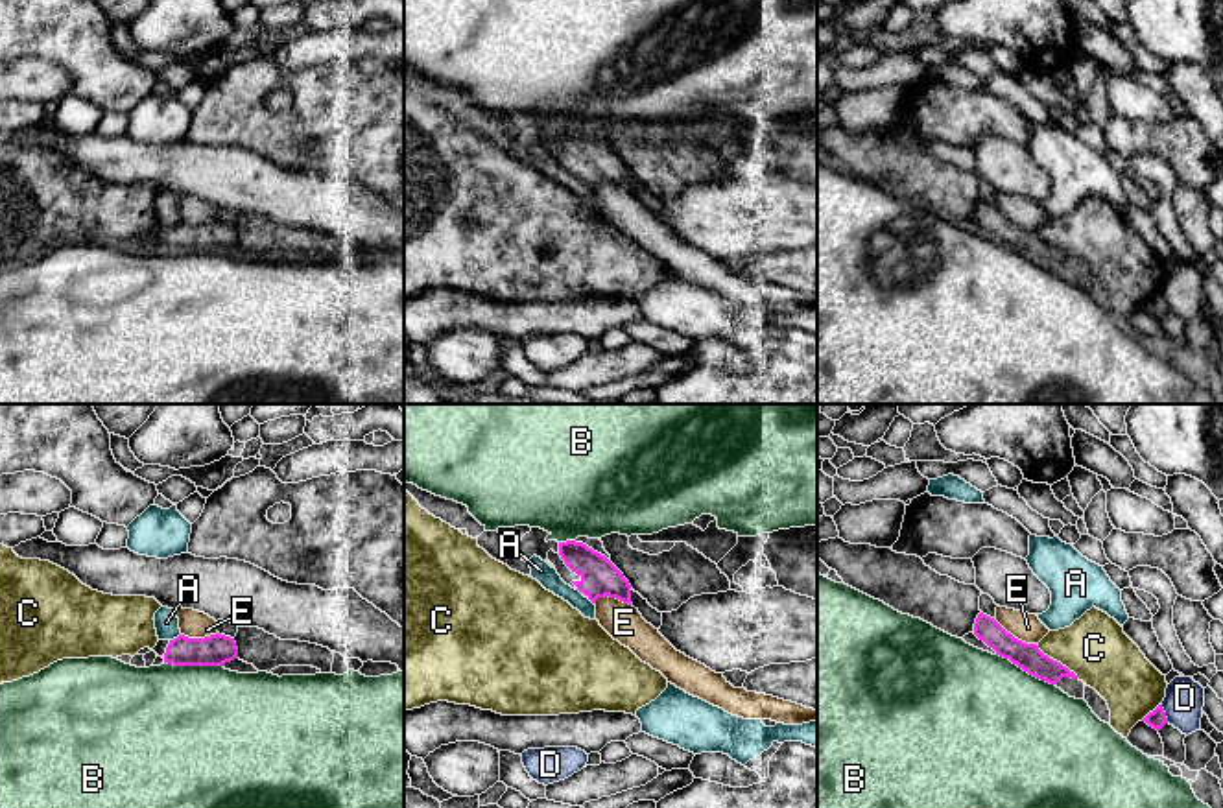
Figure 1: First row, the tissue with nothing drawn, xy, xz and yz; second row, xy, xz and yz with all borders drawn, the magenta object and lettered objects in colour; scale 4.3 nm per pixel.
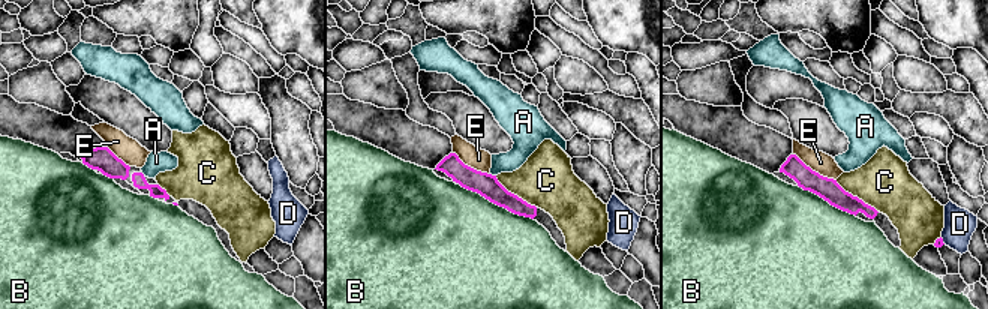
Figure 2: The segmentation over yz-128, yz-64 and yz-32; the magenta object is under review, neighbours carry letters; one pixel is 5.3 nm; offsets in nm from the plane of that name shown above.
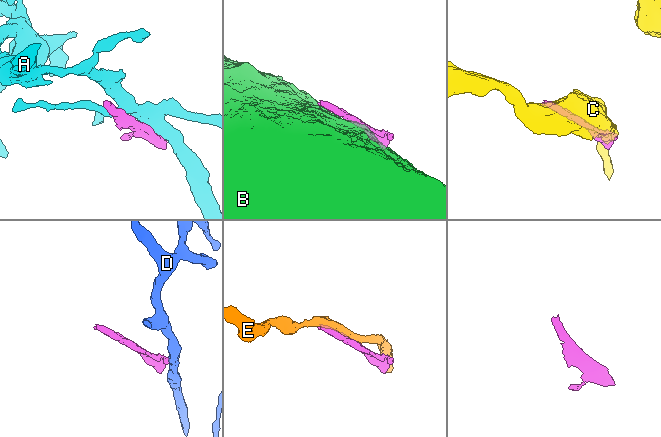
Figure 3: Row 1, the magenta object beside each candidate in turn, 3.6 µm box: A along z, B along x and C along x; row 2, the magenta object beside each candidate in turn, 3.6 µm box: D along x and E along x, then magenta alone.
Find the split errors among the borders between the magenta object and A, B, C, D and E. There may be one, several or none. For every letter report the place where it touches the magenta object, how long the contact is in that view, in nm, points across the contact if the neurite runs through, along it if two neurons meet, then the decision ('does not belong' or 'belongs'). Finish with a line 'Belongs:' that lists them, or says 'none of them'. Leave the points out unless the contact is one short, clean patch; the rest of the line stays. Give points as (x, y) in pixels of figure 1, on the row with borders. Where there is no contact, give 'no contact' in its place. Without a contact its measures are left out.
A: meets magenta in xy at (174, 639); contact 60 nm long; border along xy (179, 633), (170, 641); does not belong
B: meets magenta in xy at (194, 665); contact 260 nm long; does not belong
C: meets magenta in yz at (1056, 661); contact 240 nm long; does not belong
D: meets magenta in yz at (1164, 714); contact 90 nm long; border along yz (1161, 705), (1168, 722); does not belong
E: meets magenta in yz at (1013, 637); contact 220 nm long; does not belong
Belongs: none of them

